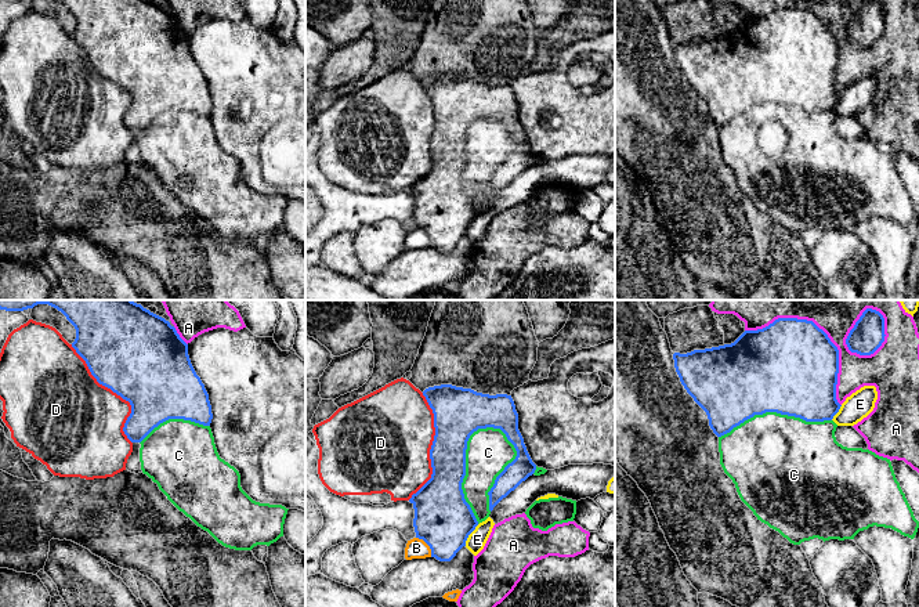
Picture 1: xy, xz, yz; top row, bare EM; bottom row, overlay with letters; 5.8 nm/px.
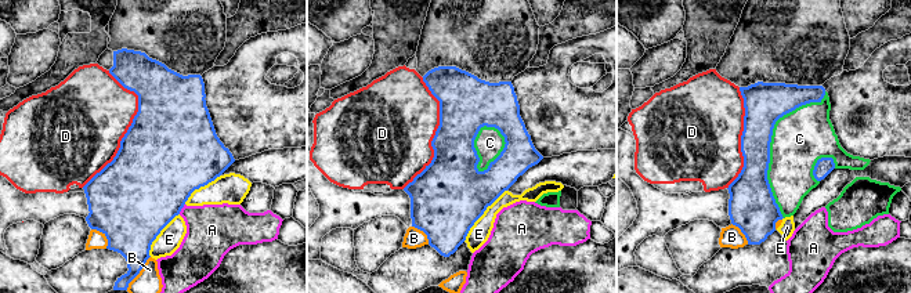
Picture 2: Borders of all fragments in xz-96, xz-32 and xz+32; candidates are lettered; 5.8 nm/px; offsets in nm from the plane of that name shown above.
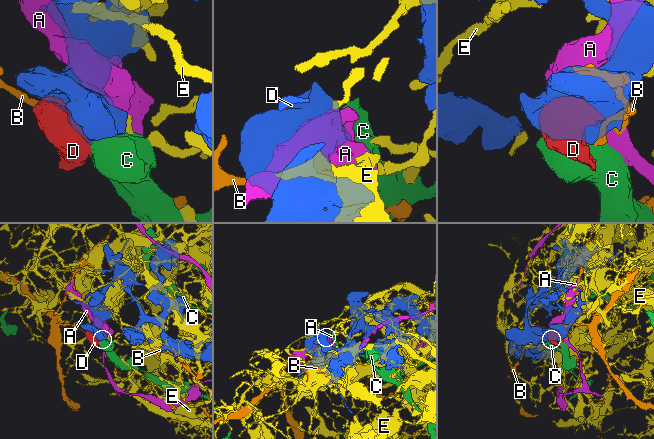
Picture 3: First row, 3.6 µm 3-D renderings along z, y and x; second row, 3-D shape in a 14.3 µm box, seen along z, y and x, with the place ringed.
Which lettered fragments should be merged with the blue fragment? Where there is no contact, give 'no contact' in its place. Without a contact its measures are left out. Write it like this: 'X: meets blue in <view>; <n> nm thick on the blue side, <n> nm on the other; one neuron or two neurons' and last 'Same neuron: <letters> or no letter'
A: meets blue in yz; 500 nm thick on the blue side, 170 nm on the other; two neurons
B: meets blue in xz; 340 nm thick on the blue side, 120 nm on the other; two neurons
C: meets blue in xz; 300 nm thick on the blue side, 260 nm on the other; one neuron
D: meets blue in xy; 500 nm thick on the blue side, 480 nm on the other; two neurons
E: meets blue in xz; 340 nm thick on the blue side, 110 nm on the other; two neurons
Same neuron: C

